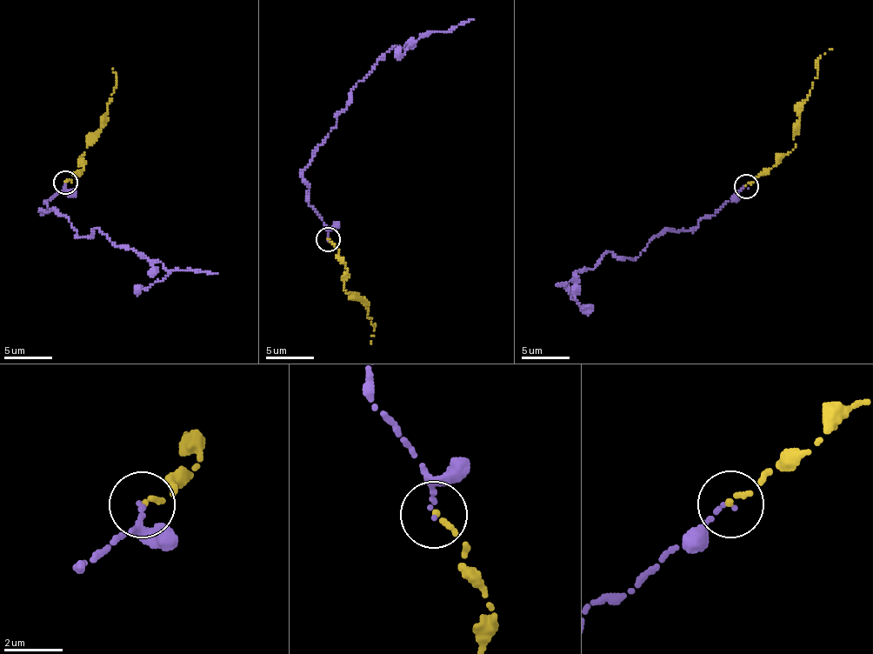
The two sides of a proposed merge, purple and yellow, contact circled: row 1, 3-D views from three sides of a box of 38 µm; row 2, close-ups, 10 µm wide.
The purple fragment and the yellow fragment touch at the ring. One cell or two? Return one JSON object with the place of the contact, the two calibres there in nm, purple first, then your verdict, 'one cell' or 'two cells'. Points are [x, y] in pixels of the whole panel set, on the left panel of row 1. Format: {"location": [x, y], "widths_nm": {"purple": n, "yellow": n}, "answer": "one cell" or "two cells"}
{"location": [65, 182], "widths_nm": {"purple": 110, "yellow": 180}, "answer": "one cell"}

